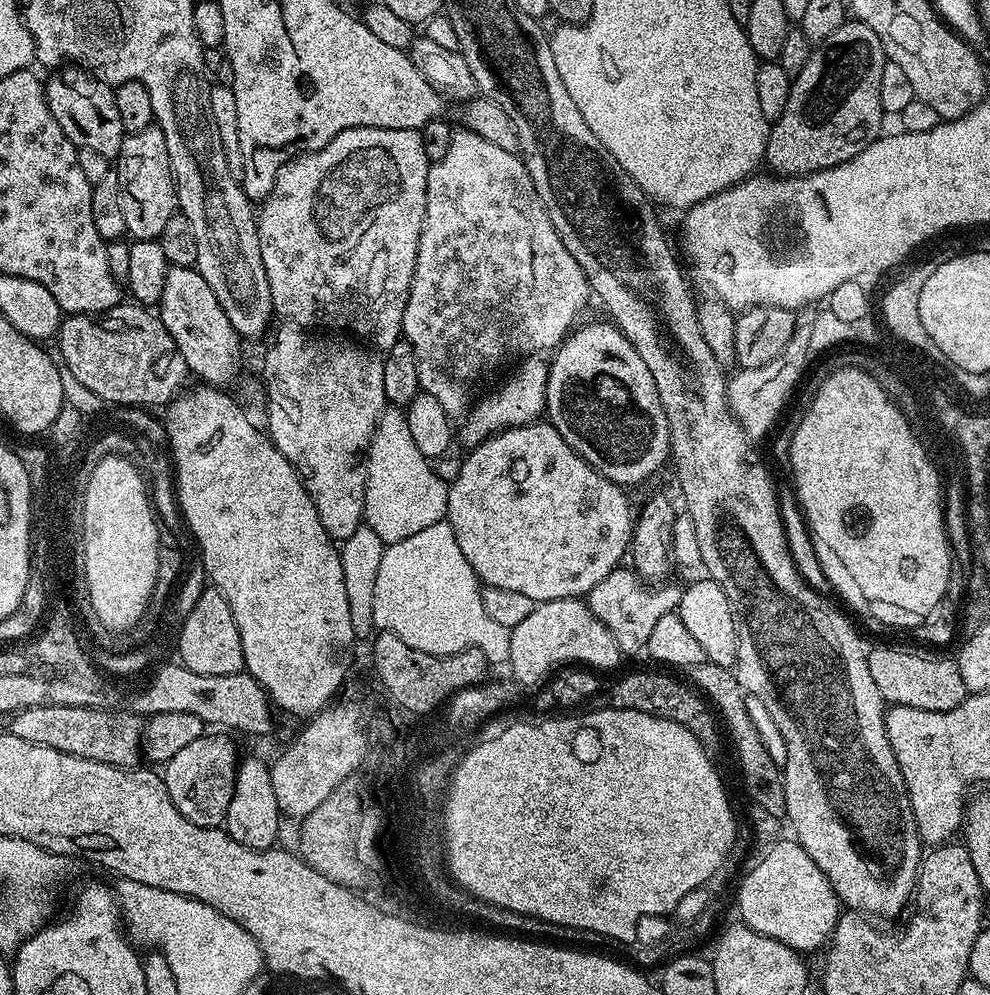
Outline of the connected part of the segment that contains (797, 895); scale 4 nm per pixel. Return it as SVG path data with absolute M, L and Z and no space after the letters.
M758 824L754 828L756 846L748 858L746 872L738 888L738 908L741 921L758 933L783 942L799 952L821 948L829 941L833 929L842 912L842 905L837 898L836 891L830 886L824 872L818 869L806 850L795 839L788 842L767 838L765 828Z

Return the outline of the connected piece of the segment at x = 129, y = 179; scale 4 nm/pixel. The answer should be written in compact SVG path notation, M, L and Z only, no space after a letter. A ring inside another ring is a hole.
M155 126L125 135L119 156L114 160L114 171L122 186L122 211L126 217L126 233L132 240L154 240L166 230L166 222L177 215L176 183L172 177L172 159L166 150L166 134Z

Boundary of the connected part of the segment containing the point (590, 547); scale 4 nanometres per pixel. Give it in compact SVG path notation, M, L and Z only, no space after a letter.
M533 422L531 424L523 424L517 428L506 428L502 432L497 432L488 437L487 440L482 441L481 444L475 445L471 449L472 452L464 461L460 464L460 469L456 472L456 477L453 480L450 480L448 484L448 514L447 522L448 525L454 530L454 534L458 538L458 546L462 549L462 554L466 554L466 562L470 562L470 566L474 570L477 580L480 581L481 585L490 586L490 587L500 587L502 590L513 591L514 594L526 594L527 597L532 598L534 601L542 600L575 600L577 598L587 597L587 594L590 590L594 590L594 586L598 586L598 582L602 582L602 578L606 578L606 574L610 574L616 568L621 567L623 558L625 559L626 553L629 551L631 542L632 542L632 530L634 527L634 512L632 514L632 508L628 505L628 496L623 487L614 482L610 482L605 478L602 473L598 470L594 470L588 465L579 454L572 449L571 446L567 444L562 438L562 434L558 434L558 430L550 422Z

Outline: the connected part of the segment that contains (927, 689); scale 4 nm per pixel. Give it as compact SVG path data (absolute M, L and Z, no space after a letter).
M872 648L868 653L870 675L882 698L892 706L905 704L918 710L954 710L969 695L956 660L944 656L923 656L908 648Z

